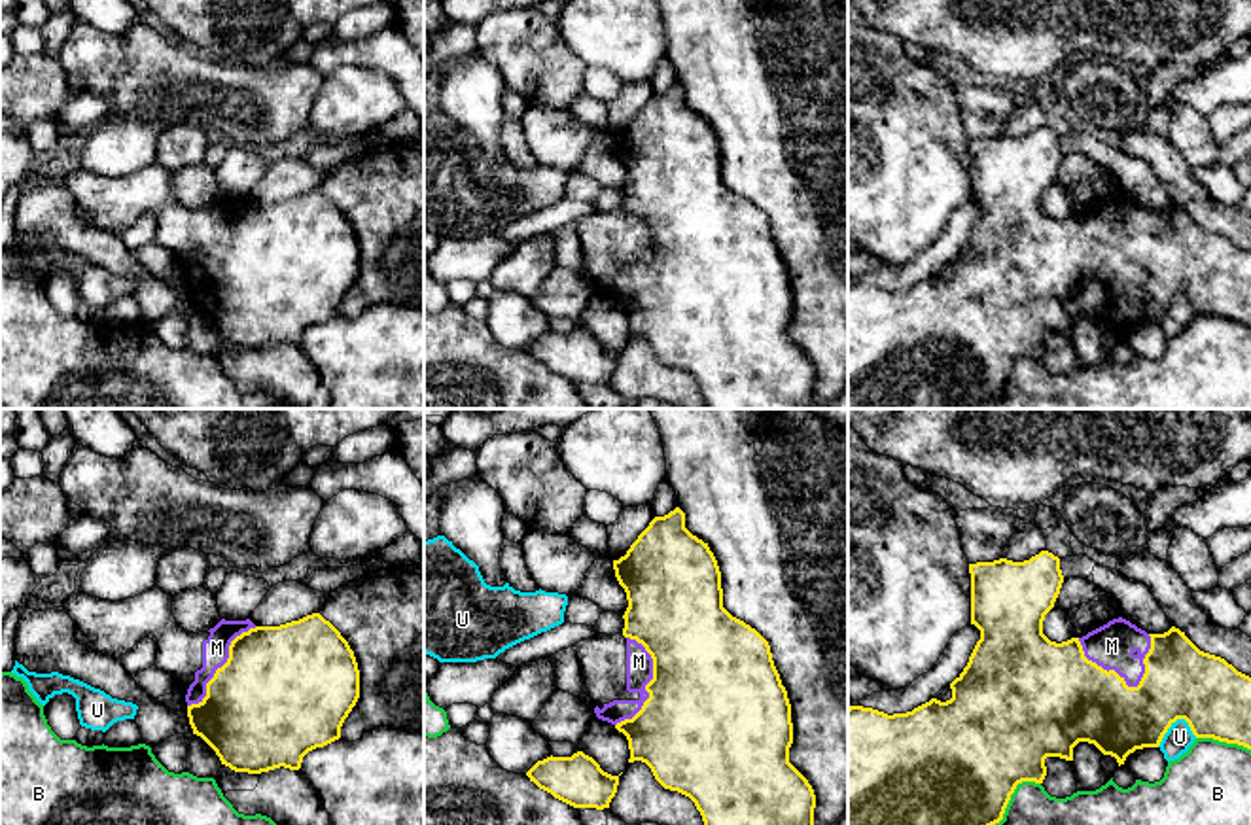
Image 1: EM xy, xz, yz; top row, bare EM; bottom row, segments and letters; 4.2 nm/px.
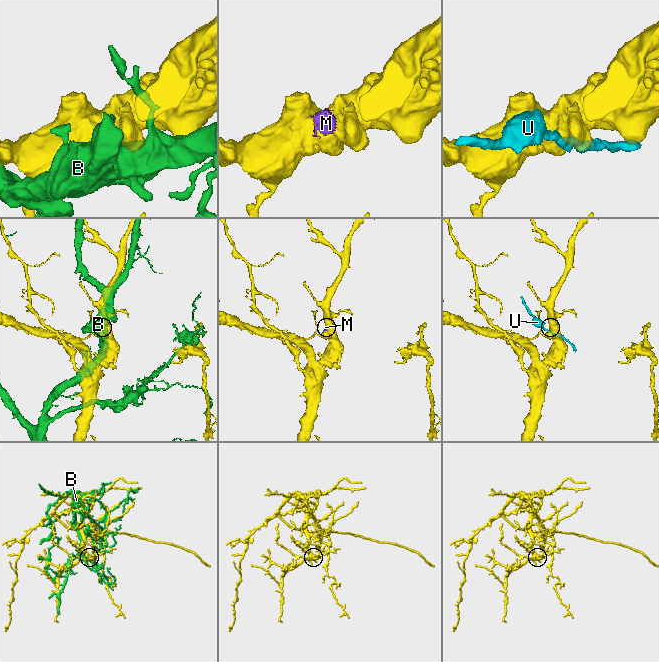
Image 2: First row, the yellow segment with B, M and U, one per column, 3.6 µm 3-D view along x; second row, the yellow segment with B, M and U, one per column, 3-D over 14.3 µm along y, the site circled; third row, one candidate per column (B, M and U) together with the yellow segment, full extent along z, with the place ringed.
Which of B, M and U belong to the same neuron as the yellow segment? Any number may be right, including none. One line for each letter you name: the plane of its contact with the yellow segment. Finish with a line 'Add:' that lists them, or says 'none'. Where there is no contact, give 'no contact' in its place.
M: contact in yz
Add: M

